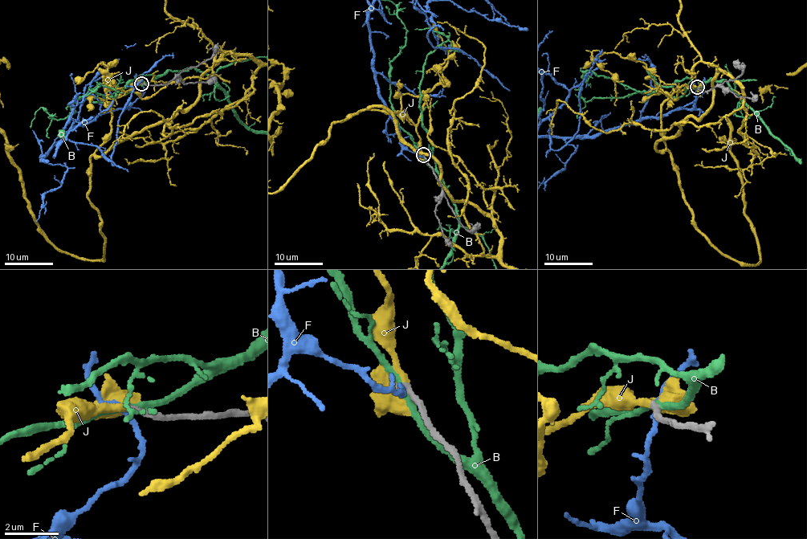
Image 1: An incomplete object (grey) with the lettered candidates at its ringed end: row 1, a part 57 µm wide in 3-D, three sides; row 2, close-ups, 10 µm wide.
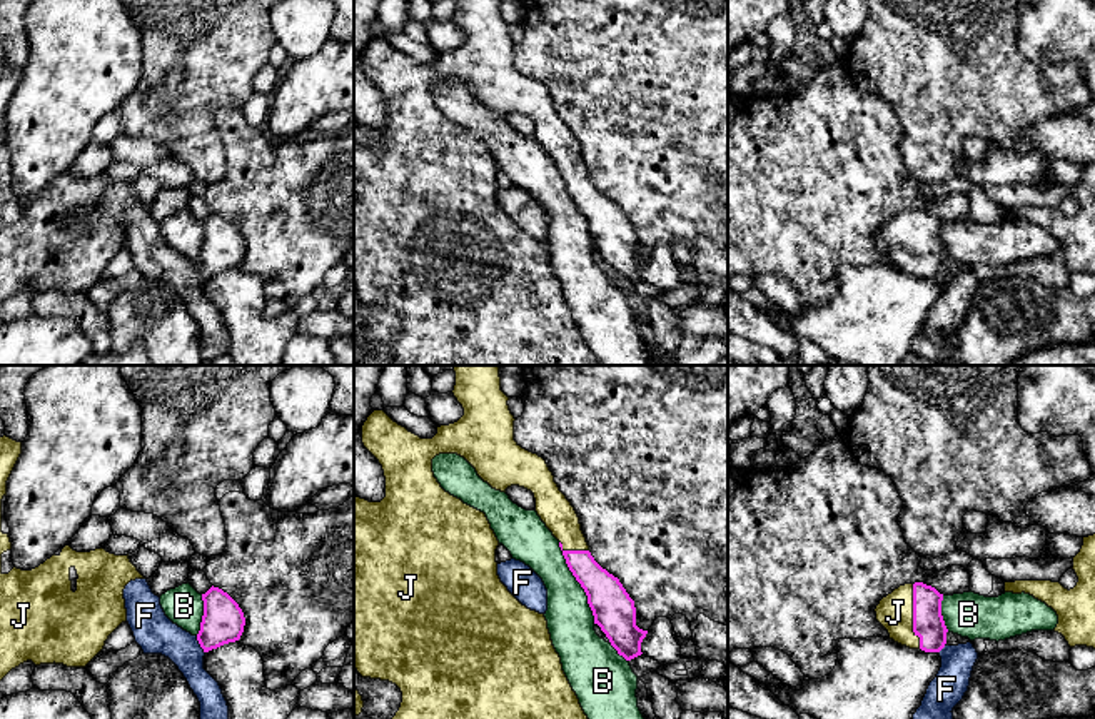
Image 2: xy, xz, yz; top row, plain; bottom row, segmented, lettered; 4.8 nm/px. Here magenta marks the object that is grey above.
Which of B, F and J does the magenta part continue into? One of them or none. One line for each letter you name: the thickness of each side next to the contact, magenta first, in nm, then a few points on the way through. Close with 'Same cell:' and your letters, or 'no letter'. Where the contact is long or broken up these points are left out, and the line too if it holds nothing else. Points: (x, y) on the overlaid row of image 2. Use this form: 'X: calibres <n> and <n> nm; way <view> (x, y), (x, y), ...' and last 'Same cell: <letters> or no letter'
J: calibres 150 and 180 nm; way yz (928, 624), (922, 624), (913, 616), (895, 613)
Same cell: J

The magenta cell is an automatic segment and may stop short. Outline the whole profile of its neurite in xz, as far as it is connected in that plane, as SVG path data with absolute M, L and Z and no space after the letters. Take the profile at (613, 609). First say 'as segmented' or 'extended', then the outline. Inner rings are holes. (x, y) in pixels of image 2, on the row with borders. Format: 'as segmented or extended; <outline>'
extended; M454 365L456 385L454 397L464 409L464 415L449 425L437 427L437 434L432 439L421 439L419 435L409 432L406 427L394 422L384 410L374 410L362 425L362 444L364 447L379 460L386 477L386 497L381 502L369 502L366 499L354 495L354 664L362 677L389 681L396 684L402 692L402 702L399 711L392 719L588 719L584 714L576 692L573 691L561 664L561 657L556 652L551 634L548 629L548 621L544 614L527 609L522 606L501 582L497 576L496 549L499 541L491 529L491 524L484 512L464 504L461 499L446 492L432 472L432 459L439 454L457 454L464 457L477 472L477 475L487 482L492 489L506 492L511 485L519 485L534 494L536 512L553 535L559 541L559 547L566 559L566 564L576 581L581 584L588 596L588 604L594 616L594 624L609 639L611 646L626 661L641 656L641 642L648 631L636 626L636 607L634 601L629 597L618 577L603 569L589 552L589 546L581 530L579 517L559 490L554 482L554 475L549 470L546 460L537 454L522 449L514 440L514 415L509 410L509 397L501 390L499 365Z

